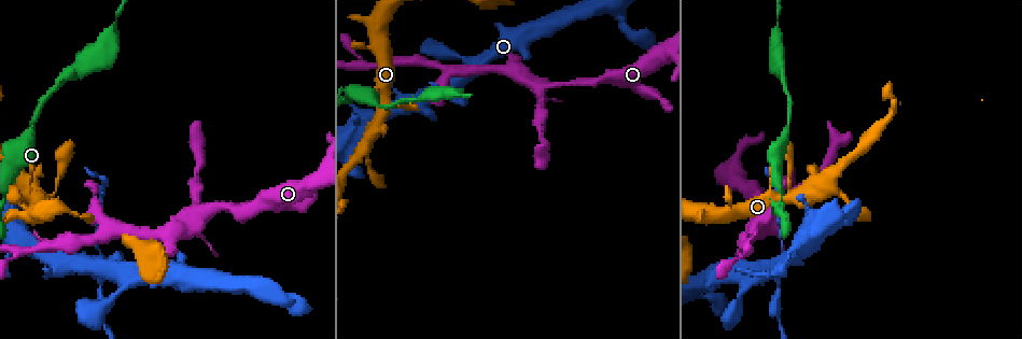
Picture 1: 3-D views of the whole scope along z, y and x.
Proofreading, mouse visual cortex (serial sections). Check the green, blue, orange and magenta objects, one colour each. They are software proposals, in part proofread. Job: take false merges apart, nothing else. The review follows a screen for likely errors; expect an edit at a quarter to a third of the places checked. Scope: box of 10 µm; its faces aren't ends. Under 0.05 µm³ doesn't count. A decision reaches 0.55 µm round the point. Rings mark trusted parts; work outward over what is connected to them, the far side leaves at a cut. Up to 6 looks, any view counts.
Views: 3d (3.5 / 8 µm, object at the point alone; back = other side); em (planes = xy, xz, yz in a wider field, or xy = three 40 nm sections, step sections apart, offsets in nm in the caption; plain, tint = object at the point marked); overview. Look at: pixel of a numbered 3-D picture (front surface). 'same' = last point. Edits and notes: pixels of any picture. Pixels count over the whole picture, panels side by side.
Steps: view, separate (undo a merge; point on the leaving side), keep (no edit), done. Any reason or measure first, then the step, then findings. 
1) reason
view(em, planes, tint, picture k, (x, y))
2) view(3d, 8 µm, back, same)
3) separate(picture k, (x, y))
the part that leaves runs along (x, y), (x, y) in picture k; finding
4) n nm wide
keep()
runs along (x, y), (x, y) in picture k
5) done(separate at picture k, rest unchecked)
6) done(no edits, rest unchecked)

a fork
view(3d, 8 µm, picture 1, (545, 84))

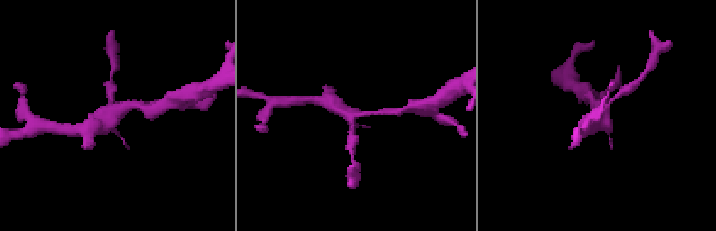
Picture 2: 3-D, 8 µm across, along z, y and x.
closer look
view(3d, 3.5 µm, same)

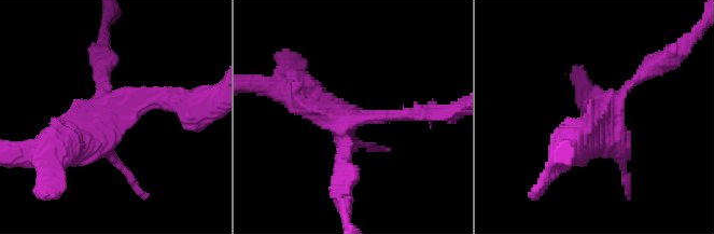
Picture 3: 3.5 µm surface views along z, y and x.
now the EM
view(em, xy, step 3, tint, picture 3, (352, 119))

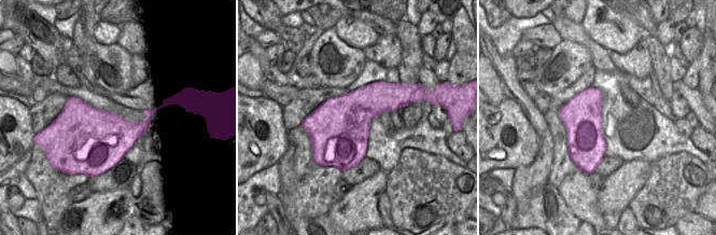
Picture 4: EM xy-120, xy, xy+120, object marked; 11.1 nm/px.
650 nm wide
keep()
runs along (184, 101), (117, 105), (58, 148) in picture 3; one cell here

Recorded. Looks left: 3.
sharp bend
view(3d, 8 µm, picture 1, (787, 183))

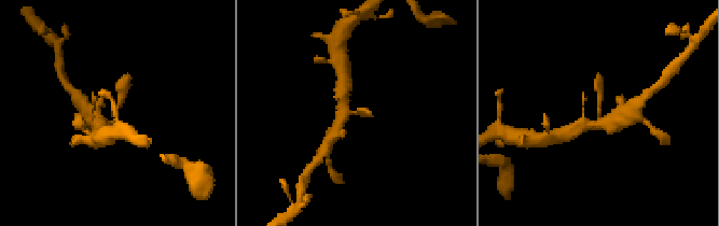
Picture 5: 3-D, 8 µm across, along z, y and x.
arms of 250, 300 nm
view(em, xy, step 2, tint, same)

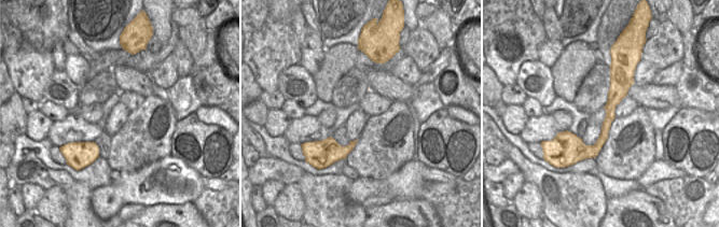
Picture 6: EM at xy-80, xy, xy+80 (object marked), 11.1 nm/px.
keep()
runs along (101, 125), (113, 122), (125, 84) in picture 5; one cell here

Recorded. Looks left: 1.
done(no edits, rest unchecked)

